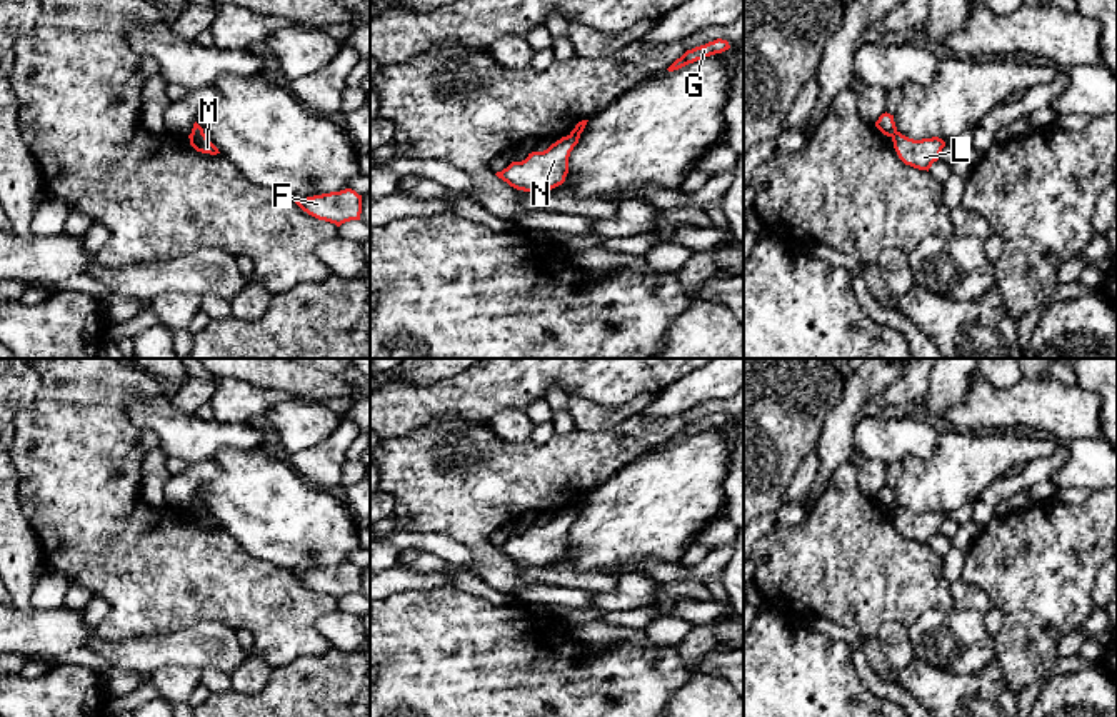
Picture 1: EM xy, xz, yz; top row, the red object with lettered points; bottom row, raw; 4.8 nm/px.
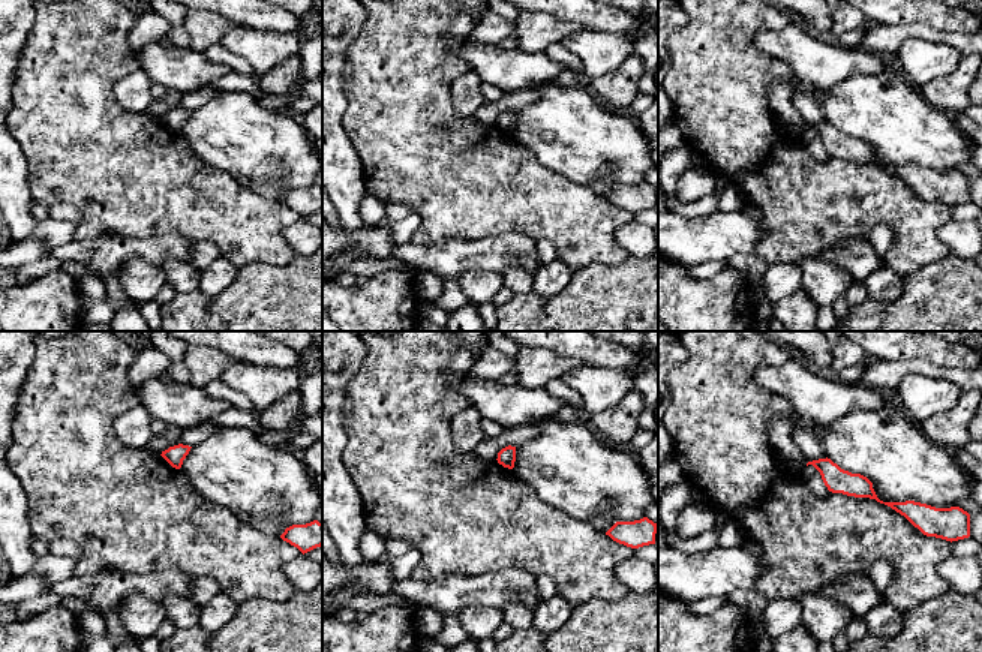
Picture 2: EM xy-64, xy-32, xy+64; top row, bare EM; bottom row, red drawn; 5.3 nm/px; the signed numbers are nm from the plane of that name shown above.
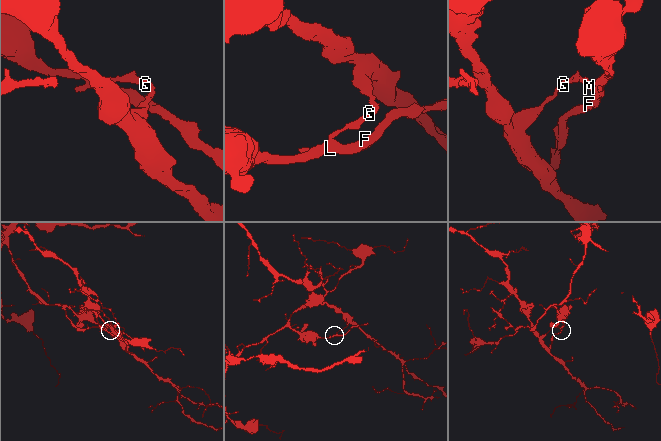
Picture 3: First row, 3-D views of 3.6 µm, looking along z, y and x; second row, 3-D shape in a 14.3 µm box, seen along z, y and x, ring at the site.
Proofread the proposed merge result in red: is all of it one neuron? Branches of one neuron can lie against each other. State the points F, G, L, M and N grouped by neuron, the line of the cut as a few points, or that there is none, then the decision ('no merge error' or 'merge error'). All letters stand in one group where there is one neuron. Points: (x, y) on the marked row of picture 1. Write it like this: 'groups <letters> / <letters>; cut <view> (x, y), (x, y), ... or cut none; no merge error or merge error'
groups F L M N / G; cut yz (897, 132), (892, 137); merge error

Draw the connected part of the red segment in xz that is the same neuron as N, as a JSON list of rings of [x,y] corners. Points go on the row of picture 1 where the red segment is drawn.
[[[567,135],[543,152],[532,152],[522,162],[512,162],[495,175],[510,187],[530,193],[552,190],[565,182],[569,157],[579,143],[580,135]]]

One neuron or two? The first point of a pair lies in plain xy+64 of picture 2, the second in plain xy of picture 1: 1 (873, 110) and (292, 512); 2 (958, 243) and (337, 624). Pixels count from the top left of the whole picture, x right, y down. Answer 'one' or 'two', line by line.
1: one
2: one

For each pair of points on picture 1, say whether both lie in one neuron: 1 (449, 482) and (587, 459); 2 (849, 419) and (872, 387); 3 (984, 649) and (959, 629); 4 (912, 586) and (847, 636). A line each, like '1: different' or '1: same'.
1: same
2: same
3: same
4: different

